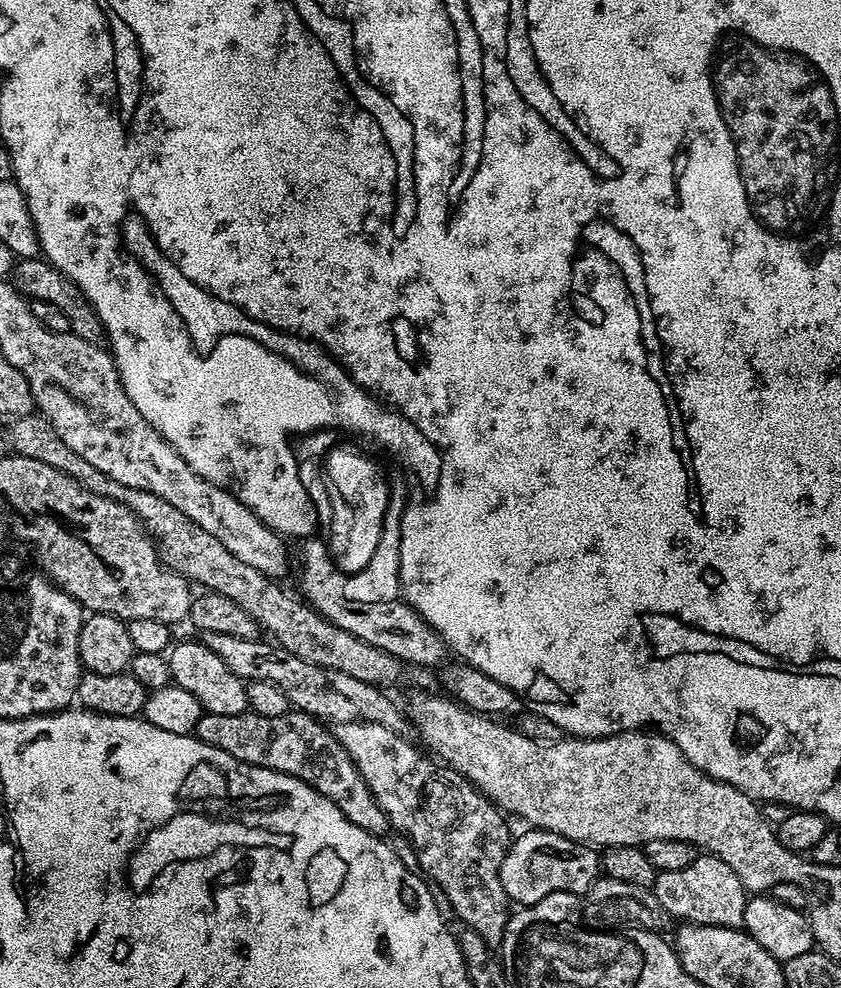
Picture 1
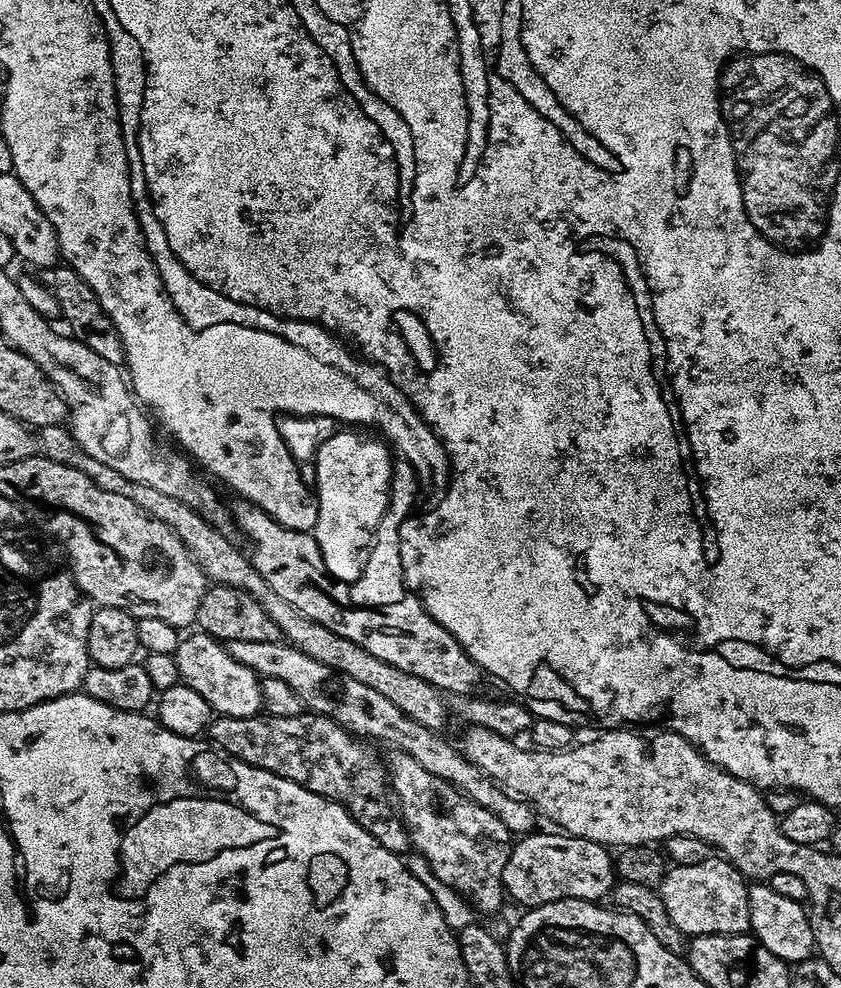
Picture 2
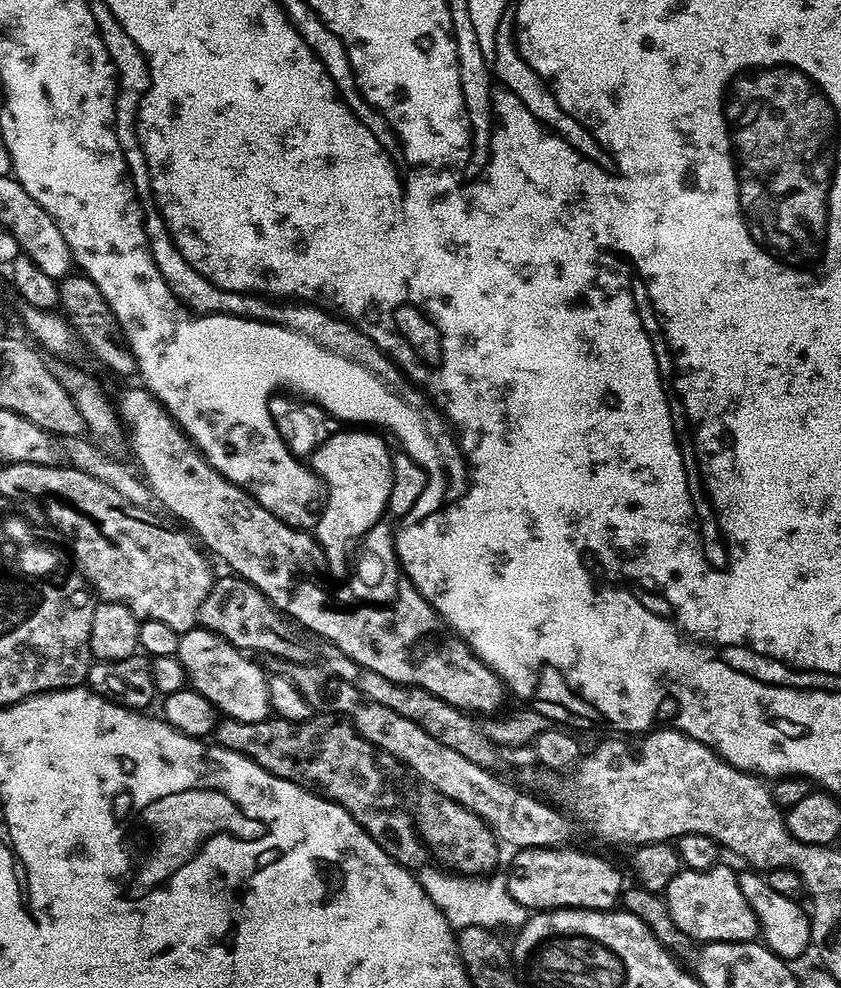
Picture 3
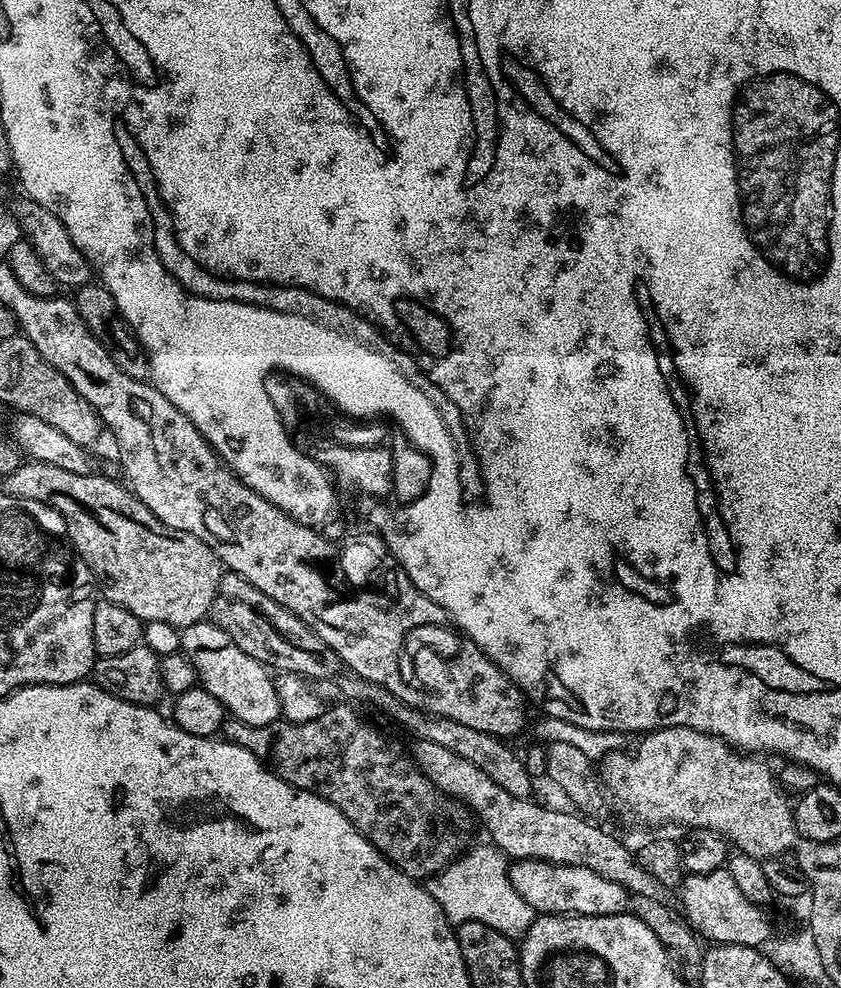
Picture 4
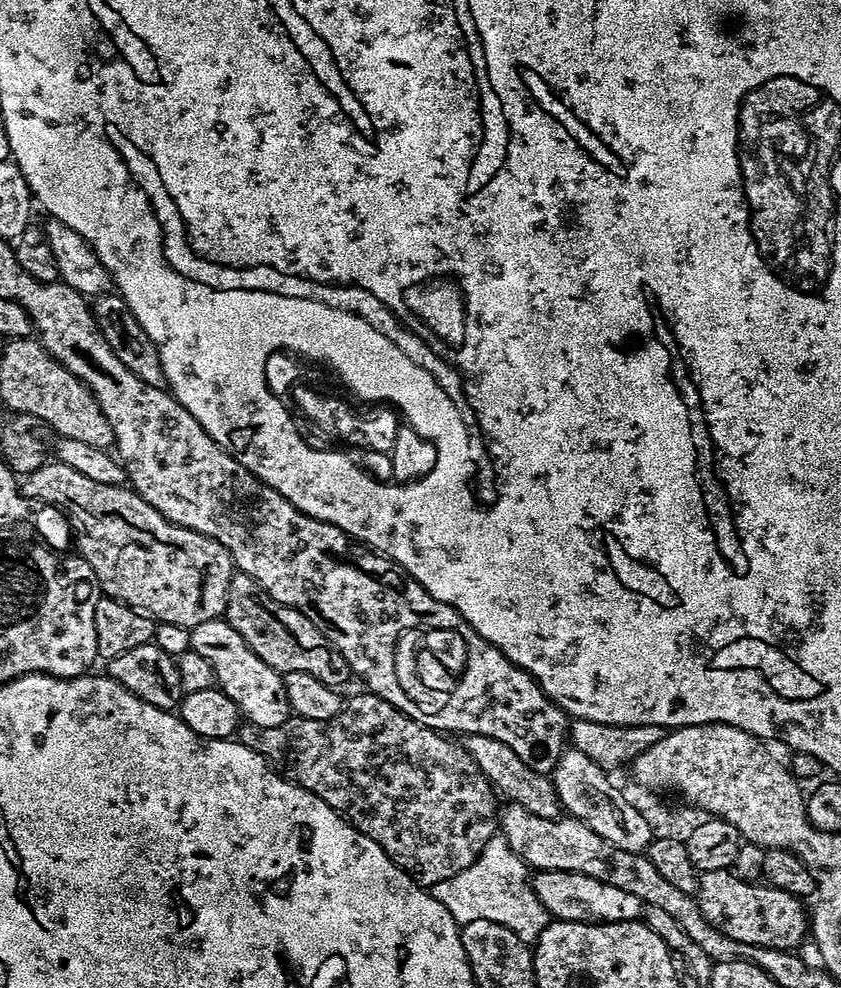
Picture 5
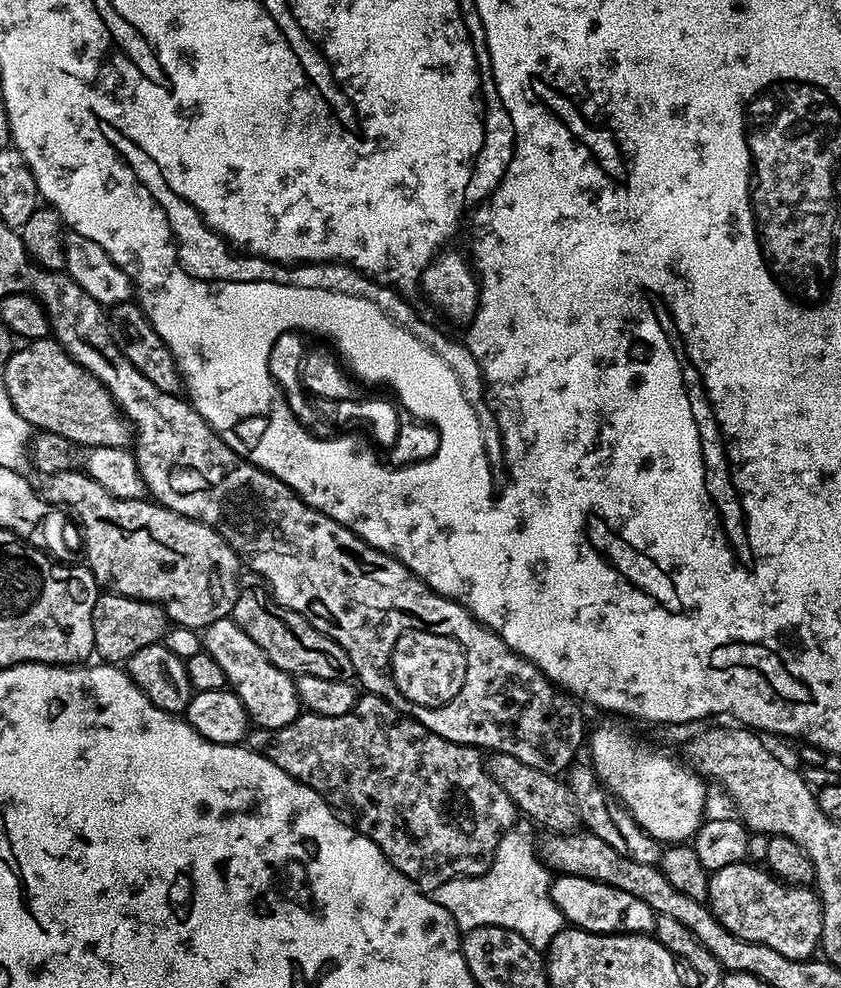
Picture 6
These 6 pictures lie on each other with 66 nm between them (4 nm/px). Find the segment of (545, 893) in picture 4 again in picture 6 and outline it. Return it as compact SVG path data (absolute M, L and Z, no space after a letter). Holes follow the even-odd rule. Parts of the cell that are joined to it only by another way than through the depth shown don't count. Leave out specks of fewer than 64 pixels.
M557 875L552 881L550 898L573 928L603 936L618 936L621 932L642 936L656 930L656 911L646 906L642 898L634 898L634 894L626 894L626 890L618 890L585 876Z

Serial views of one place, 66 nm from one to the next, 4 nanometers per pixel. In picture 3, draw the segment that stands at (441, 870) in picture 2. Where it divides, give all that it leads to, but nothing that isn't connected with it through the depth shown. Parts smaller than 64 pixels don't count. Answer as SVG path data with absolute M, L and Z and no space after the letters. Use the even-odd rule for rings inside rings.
M424 786L419 790L421 792L416 796L416 808L414 804L416 831L428 845L431 855L435 859L437 856L442 862L440 864L447 866L453 873L463 876L483 876L491 873L495 869L492 867L500 860L502 848L488 823L458 802L446 798L446 794L436 788Z

